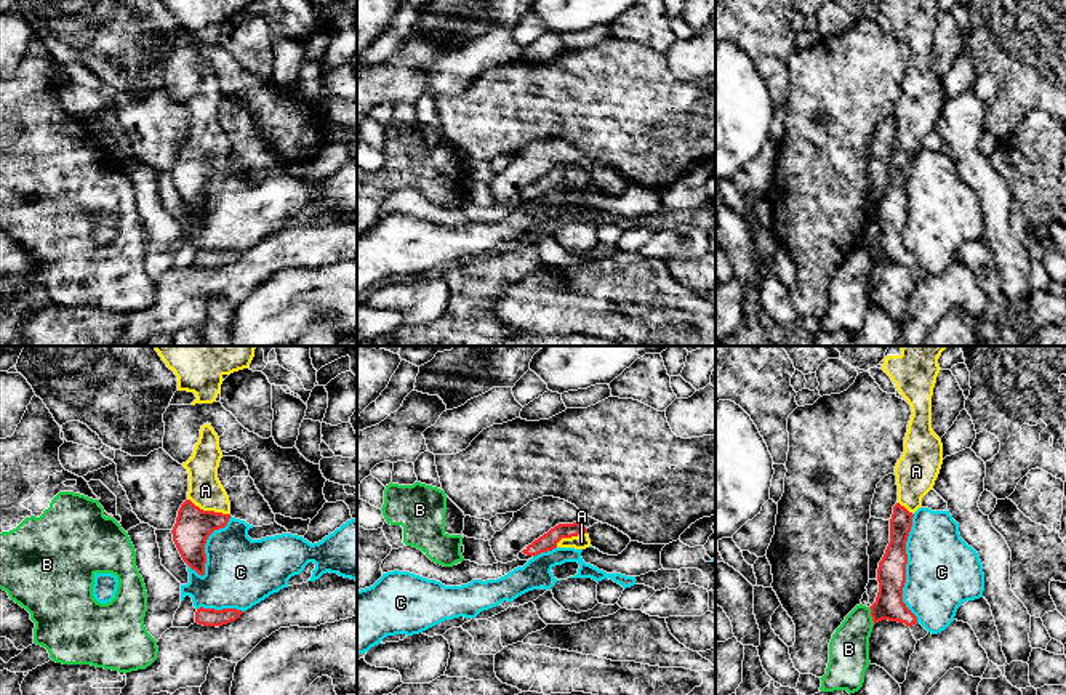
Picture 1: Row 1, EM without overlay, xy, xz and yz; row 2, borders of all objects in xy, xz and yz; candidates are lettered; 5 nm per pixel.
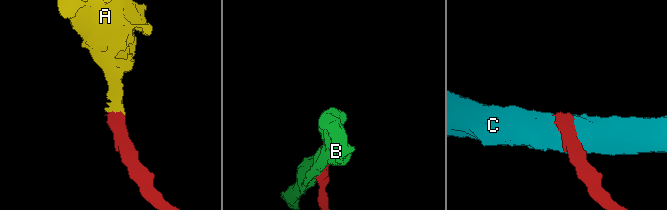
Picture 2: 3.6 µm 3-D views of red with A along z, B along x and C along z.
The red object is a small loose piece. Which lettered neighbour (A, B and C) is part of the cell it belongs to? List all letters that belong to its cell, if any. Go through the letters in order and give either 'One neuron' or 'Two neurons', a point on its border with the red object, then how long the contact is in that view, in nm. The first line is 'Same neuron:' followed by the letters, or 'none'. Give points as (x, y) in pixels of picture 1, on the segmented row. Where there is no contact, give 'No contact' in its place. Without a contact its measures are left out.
Same neuron: A
A: One neuron. Touches red at xy (208, 511). Shared border 240 nm
B: Two neurons. Touches red at yz (873, 617). Shared border 110 nm
C: Two neurons. Touches red at yz (905, 569). Shared border 550 nm

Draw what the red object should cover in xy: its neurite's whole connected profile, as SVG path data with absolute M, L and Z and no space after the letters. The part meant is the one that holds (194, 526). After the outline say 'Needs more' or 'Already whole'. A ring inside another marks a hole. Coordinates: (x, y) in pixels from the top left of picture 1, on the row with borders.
M206 423L200 429L192 456L182 463L189 472L189 492L171 530L182 560L202 576L206 564L206 540L230 519L229 496L218 479L221 458L219 437Z. Needs more

